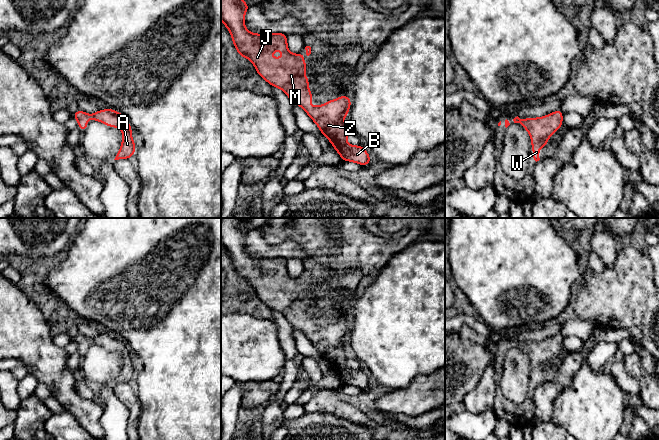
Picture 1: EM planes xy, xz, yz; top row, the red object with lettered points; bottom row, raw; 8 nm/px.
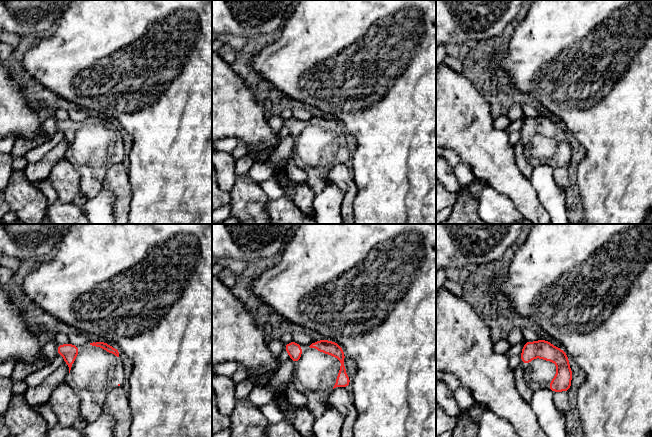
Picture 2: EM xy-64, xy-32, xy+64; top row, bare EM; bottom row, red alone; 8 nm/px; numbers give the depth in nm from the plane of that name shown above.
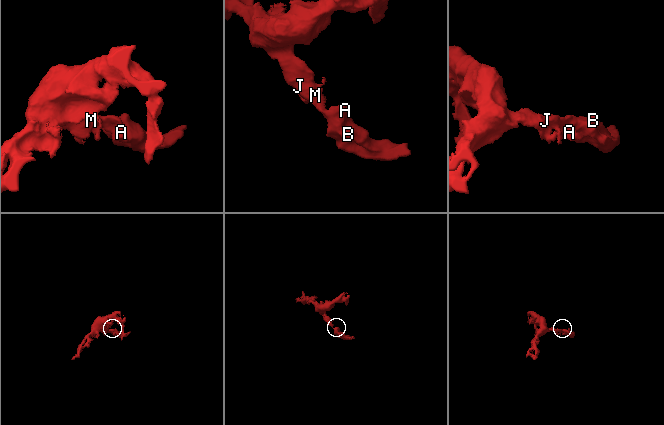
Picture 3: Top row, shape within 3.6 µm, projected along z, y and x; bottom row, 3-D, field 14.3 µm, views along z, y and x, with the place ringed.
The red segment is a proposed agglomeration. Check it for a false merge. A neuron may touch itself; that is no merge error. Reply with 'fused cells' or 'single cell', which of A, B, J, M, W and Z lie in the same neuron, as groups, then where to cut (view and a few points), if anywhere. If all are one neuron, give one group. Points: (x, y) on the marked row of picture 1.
single cell; A B J M W Z; no cut

